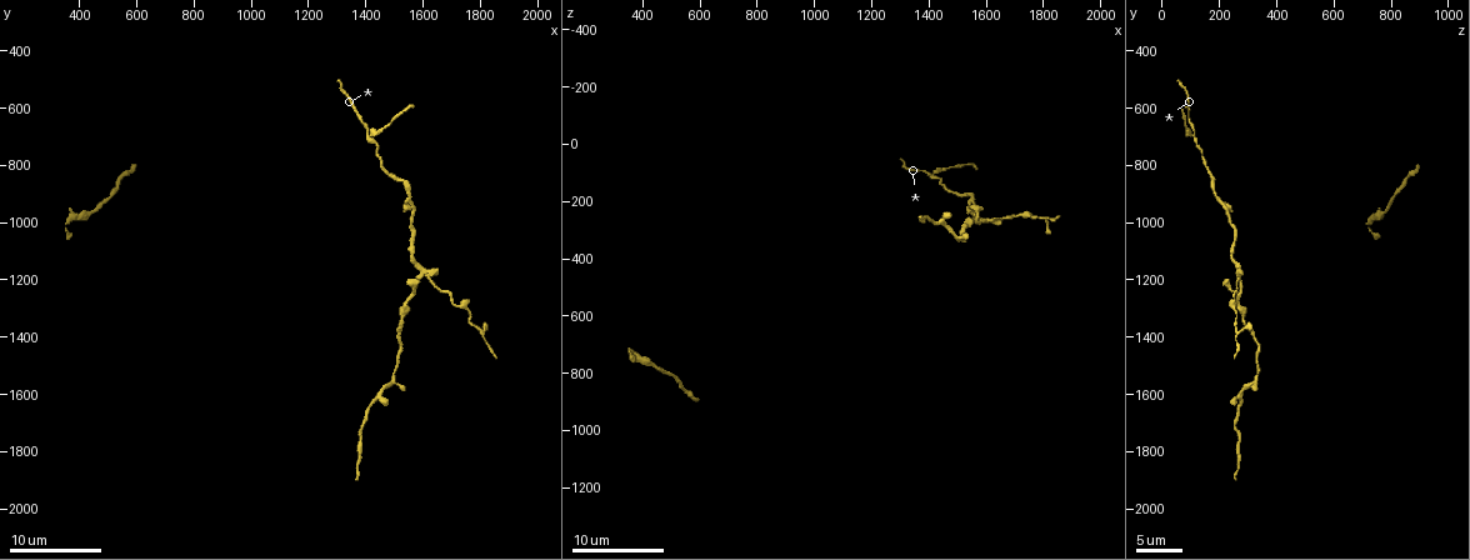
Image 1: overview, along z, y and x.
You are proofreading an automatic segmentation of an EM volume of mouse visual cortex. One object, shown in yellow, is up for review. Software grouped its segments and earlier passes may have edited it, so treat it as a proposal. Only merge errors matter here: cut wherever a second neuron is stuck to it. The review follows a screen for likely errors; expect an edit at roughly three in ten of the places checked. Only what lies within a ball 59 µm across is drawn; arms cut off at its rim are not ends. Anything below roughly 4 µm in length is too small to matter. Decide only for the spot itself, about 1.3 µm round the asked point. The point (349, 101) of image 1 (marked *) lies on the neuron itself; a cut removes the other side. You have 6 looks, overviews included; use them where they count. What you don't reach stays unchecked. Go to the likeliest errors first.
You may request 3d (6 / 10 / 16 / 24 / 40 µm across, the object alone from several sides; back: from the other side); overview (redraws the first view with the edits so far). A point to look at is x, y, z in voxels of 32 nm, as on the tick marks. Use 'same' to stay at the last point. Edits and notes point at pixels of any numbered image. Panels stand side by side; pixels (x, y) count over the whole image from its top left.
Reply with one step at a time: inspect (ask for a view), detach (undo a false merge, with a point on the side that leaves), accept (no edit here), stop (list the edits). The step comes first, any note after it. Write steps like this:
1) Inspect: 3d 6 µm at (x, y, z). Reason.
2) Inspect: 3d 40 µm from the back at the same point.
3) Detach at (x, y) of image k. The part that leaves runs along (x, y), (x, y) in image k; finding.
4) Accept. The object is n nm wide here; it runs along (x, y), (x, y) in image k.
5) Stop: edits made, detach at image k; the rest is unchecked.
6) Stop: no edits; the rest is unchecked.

Inspect: 3d 10 µm at (1590, 1180, 260). Small branch off a trunk.

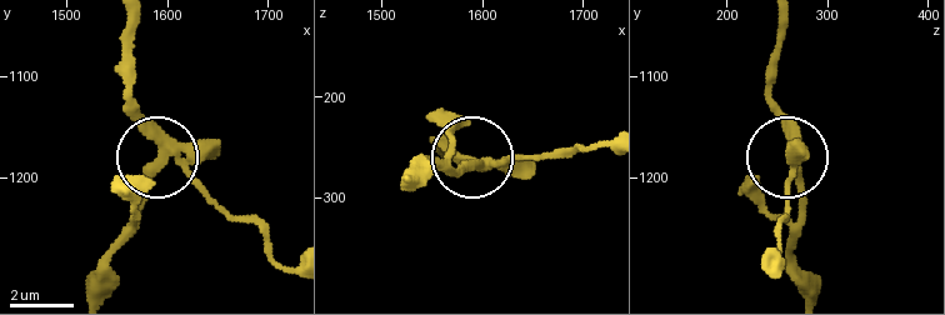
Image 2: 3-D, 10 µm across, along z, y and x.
Detach at (208, 195) of image 2. The object is 330 nm wide here; the part that leaves runs along (181, 160), (221, 205), (254, 221), (270, 254), (294, 270) in image 2; a second neuron is stuck on.

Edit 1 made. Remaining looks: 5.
Inspect: 3d 10 µm at (1440, 1610, 270). Thick turns thin.

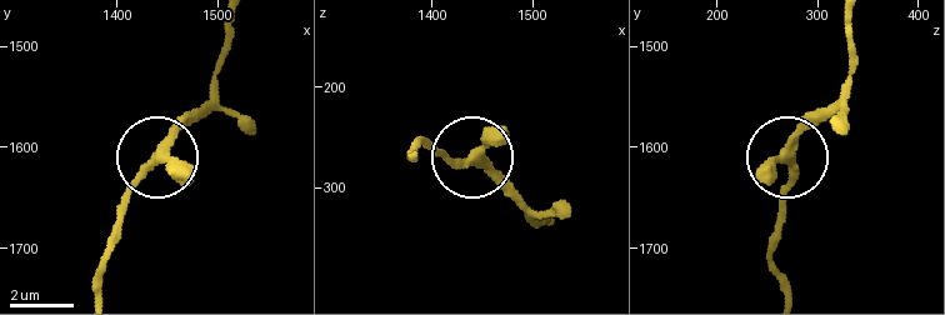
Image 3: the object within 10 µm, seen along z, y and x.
Inspect: 3d 10 µm from the back at (1436, 1616, 276). From behind.

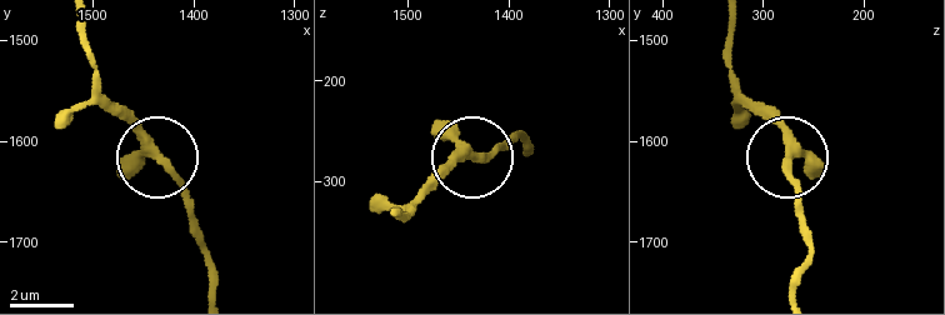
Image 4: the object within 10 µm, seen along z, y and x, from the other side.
Accept. It runs along (729, 24), (731, 80), (783, 136), (801, 231) in image 4; continuous, no second neuron.

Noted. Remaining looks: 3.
Stop: edits made, detach at image 2; the rest is unchecked.

